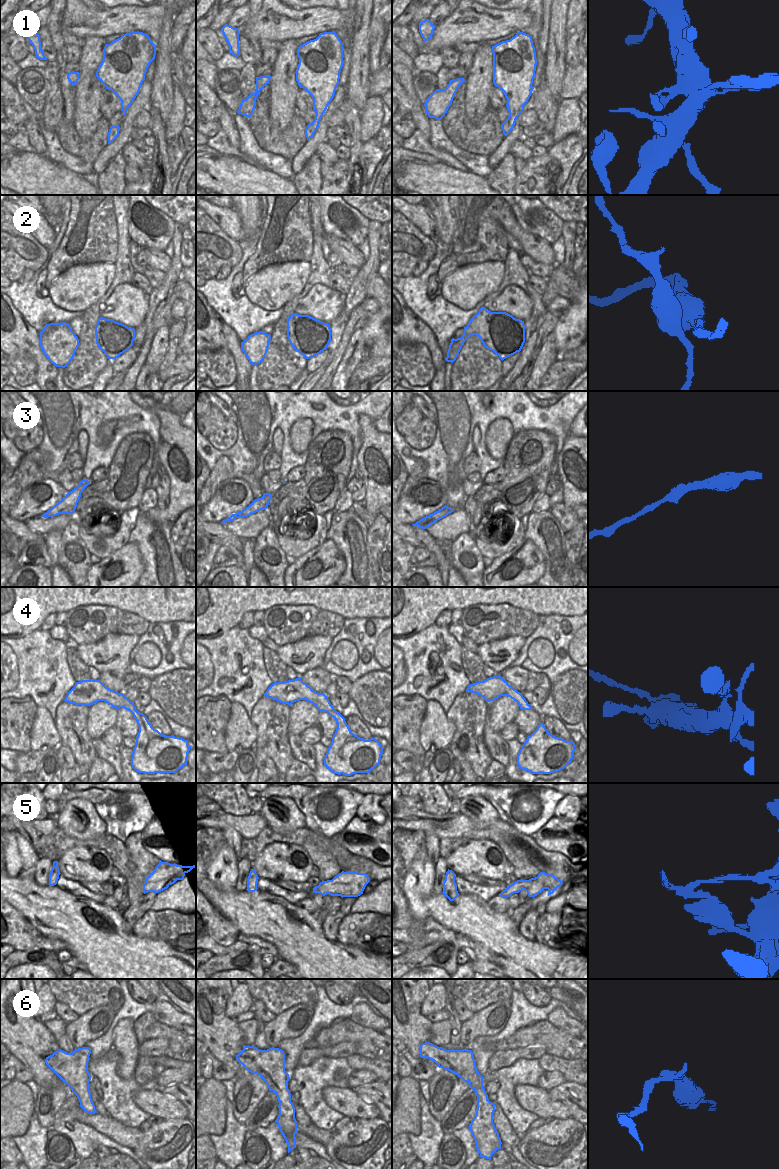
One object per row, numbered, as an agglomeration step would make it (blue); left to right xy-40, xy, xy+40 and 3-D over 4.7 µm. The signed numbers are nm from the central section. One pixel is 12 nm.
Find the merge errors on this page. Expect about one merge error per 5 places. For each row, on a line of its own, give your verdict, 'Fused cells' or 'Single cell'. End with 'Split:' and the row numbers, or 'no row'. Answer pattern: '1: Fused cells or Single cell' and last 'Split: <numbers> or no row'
1: Single cell
2: Fused cells
3: Single cell
4: Single cell
5: Single cell
6: Single cell
Split: 2

